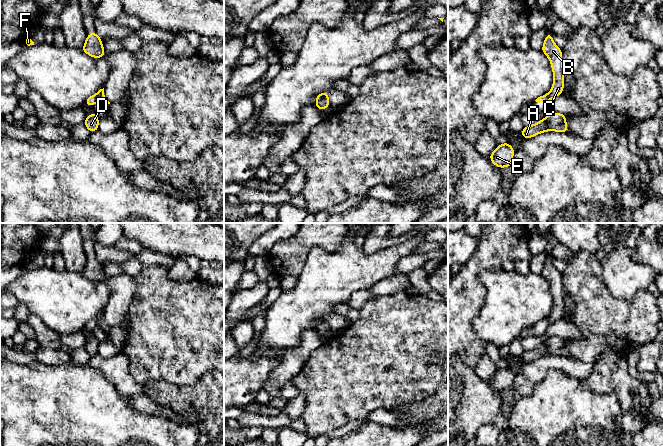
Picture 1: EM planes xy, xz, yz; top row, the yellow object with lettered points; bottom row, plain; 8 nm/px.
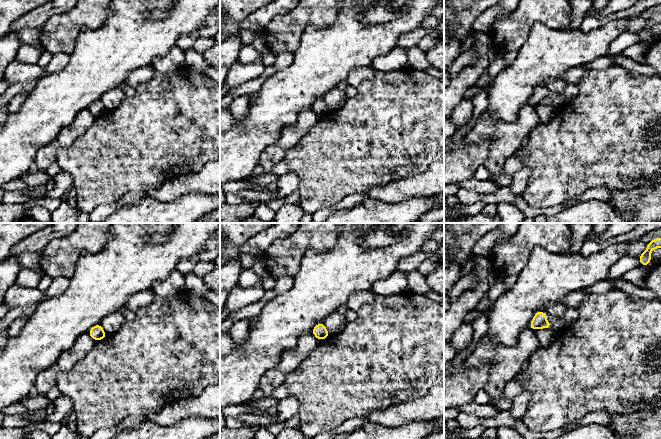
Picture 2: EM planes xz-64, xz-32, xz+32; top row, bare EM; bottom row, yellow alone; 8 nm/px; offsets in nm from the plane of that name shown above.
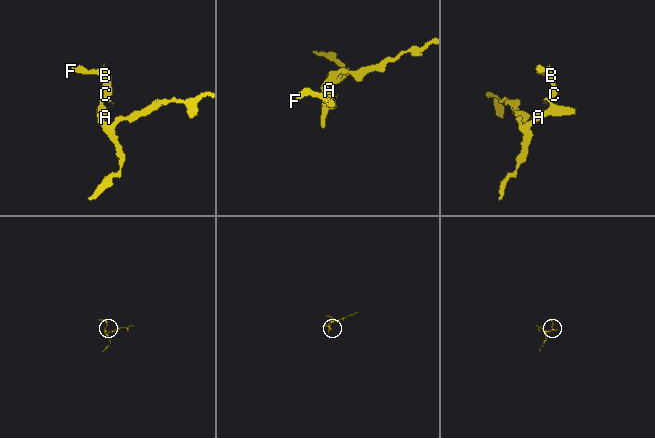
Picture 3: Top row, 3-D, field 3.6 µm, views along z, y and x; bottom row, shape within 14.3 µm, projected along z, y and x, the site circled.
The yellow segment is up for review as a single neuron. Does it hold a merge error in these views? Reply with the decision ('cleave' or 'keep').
cleave

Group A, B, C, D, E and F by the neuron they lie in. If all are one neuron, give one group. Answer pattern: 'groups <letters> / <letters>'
groups A D E / B C F

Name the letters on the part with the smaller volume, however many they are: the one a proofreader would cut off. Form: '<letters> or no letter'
B, C, F

